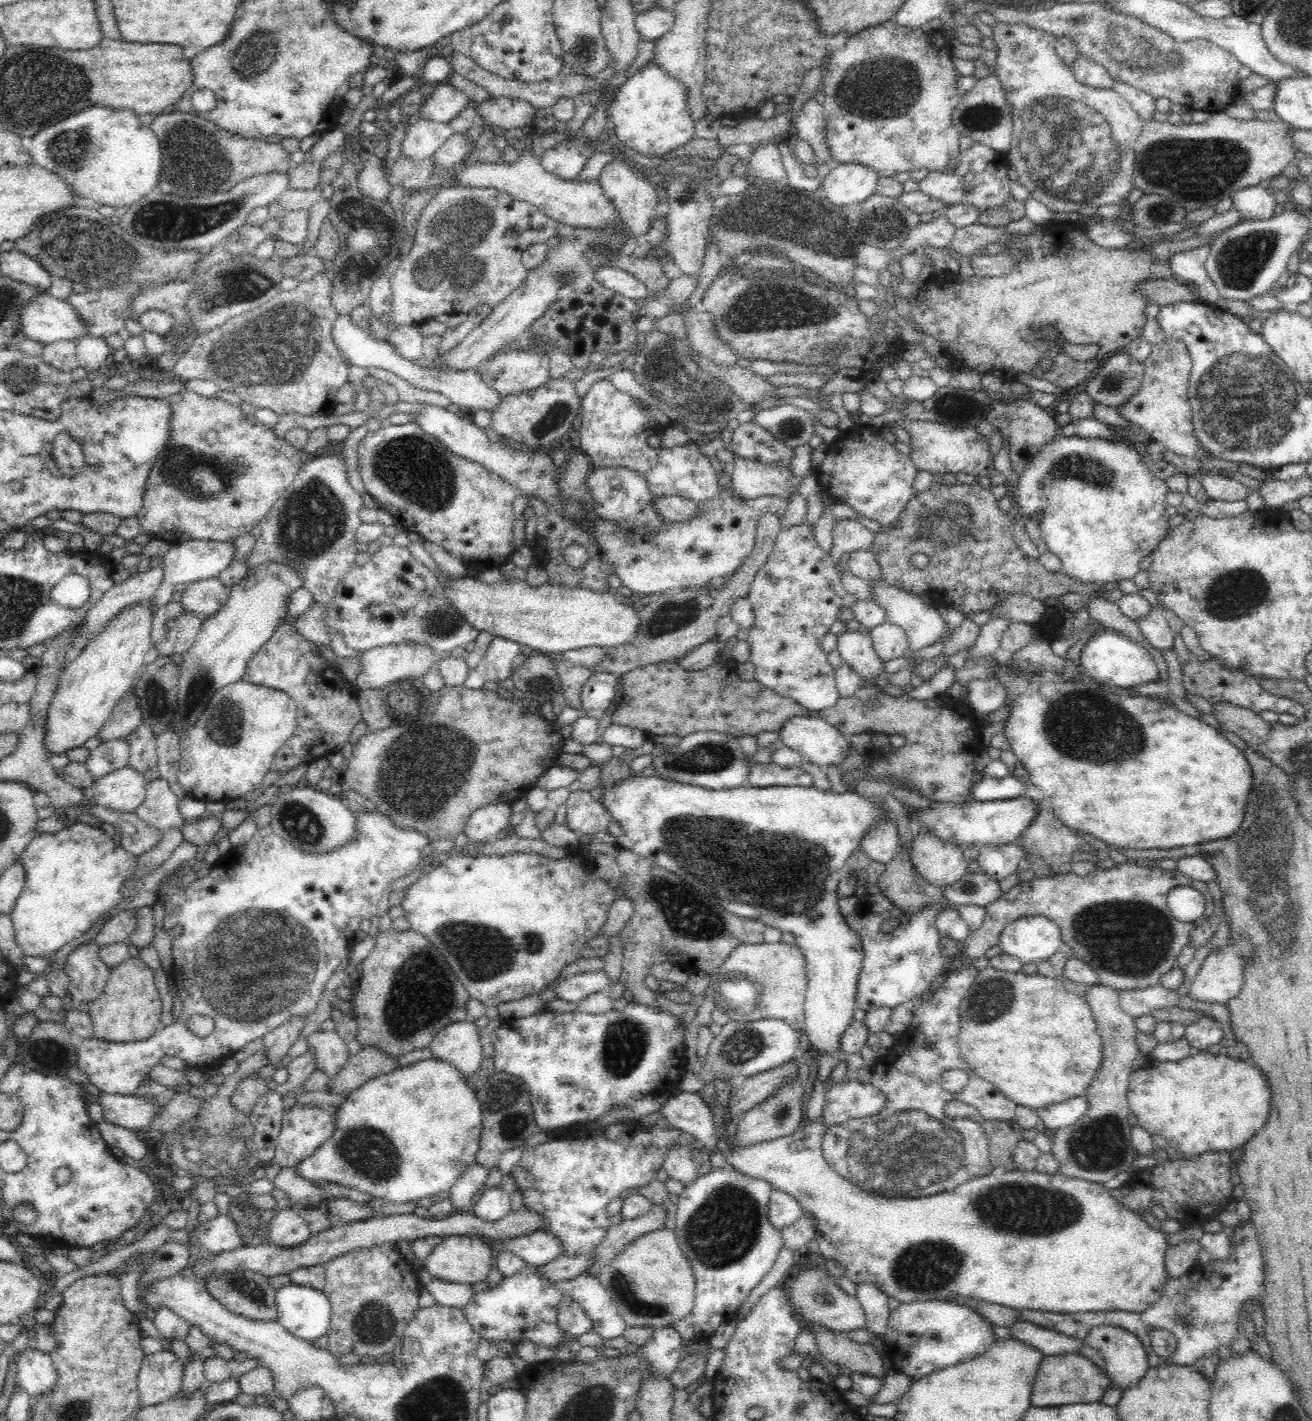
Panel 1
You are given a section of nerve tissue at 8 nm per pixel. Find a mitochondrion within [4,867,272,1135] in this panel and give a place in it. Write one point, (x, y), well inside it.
(43, 1050)

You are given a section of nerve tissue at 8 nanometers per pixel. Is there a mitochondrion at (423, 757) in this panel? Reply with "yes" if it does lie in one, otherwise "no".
yes

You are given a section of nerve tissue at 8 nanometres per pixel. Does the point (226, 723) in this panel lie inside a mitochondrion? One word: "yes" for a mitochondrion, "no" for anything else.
yes

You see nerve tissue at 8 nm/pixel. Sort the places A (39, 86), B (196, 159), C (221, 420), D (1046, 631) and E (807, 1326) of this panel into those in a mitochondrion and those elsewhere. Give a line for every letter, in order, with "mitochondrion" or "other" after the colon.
A: mitochondrion
B: mitochondrion
C: other
D: other
E: other

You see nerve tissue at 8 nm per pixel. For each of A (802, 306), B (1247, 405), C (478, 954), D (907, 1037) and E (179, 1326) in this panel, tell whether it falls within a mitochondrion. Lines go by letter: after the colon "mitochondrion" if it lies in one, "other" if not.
A: mitochondrion
B: mitochondrion
C: mitochondrion
D: other
E: other

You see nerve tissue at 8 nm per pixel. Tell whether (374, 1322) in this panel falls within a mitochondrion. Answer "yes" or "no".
yes

